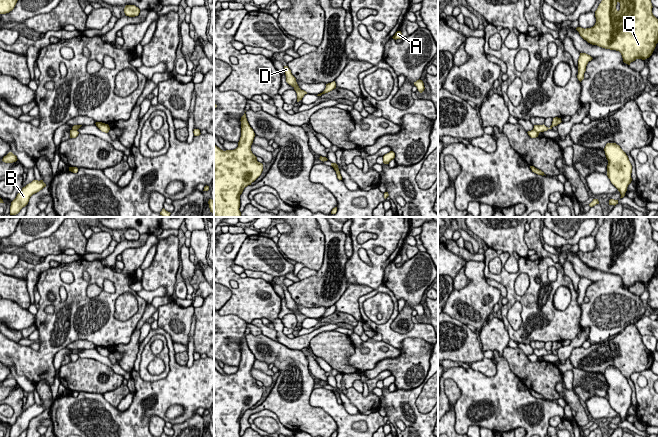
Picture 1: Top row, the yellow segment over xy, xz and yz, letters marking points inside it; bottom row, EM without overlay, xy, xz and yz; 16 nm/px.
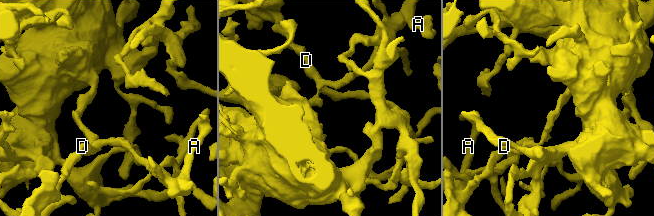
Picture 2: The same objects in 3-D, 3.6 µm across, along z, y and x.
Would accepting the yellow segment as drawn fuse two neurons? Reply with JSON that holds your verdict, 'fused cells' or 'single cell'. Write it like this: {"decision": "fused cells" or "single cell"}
{"decision": "fused cells"}

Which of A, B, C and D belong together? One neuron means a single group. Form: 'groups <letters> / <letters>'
groups A B C / D

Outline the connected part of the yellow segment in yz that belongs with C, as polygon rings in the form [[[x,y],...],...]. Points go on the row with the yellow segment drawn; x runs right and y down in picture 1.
[[[602,0],[595,11],[596,23],[591,28],[577,27],[580,36],[592,45],[619,51],[623,62],[649,58],[658,43],[658,19],[652,13],[651,0]]]

